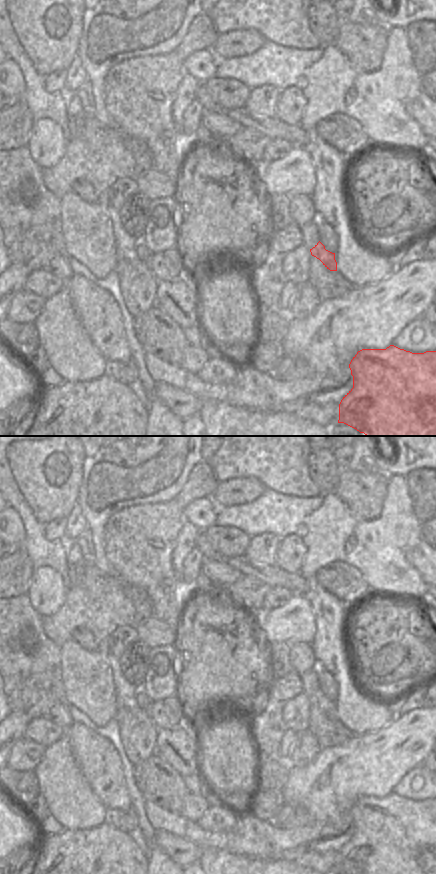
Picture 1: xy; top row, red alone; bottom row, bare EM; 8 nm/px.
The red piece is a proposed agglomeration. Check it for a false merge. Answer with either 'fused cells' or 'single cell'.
fused cells

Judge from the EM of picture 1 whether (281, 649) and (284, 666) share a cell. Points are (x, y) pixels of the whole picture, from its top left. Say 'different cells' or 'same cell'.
same cell

